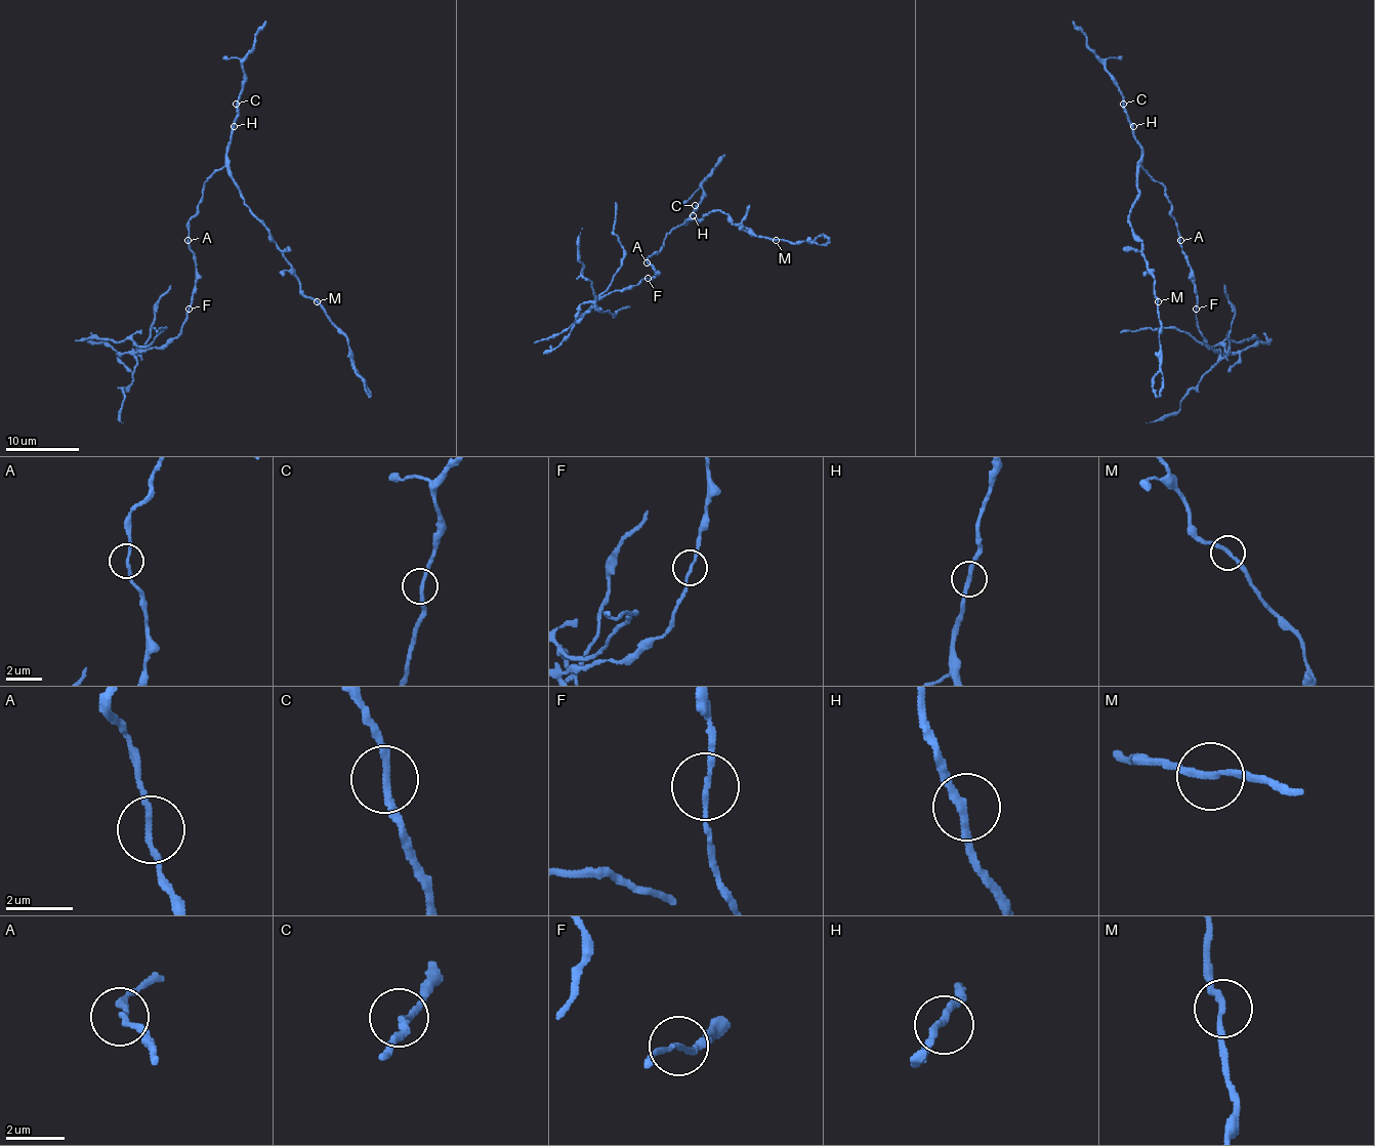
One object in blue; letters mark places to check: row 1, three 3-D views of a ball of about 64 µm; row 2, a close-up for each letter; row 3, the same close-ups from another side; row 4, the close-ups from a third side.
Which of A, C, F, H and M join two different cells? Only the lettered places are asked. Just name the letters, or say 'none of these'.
F, M

